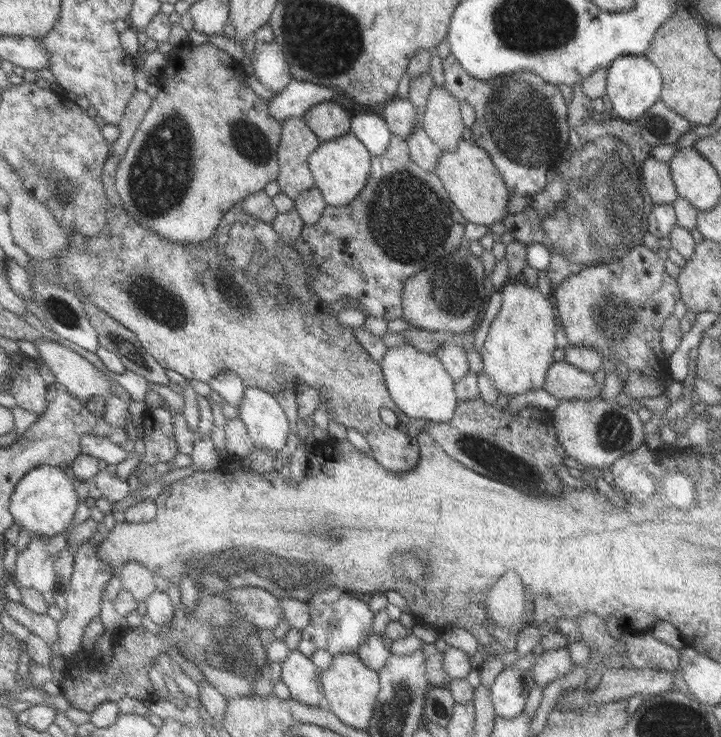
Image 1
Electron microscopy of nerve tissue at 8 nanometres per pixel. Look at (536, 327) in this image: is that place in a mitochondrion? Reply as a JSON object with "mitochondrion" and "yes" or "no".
{"mitochondrion":"no"}

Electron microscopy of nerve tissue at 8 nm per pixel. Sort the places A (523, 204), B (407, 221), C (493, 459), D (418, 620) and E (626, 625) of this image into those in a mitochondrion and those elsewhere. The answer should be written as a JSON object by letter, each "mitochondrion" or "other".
{"A":"other","B":"mitochondrion","C":"mitochondrion","D":"other","E":"other"}

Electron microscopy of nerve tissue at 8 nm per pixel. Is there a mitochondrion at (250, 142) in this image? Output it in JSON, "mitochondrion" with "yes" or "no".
{"mitochondrion":"yes"}

